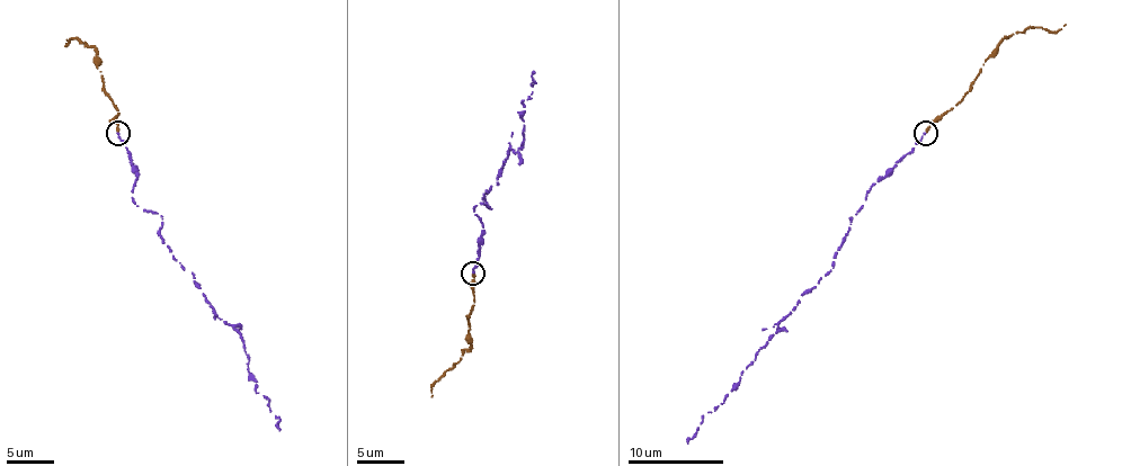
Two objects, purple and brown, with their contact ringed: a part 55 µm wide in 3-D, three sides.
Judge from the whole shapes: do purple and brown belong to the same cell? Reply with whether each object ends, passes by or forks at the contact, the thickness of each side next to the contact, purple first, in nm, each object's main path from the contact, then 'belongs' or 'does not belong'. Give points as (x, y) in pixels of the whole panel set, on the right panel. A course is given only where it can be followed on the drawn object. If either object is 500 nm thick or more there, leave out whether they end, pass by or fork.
purple ends; brown ends; calibres 160 and 200 nm; course purple (925, 133), (914, 150), (875, 182), (849, 218), (833, 267), (800, 294), (723, 402), (709, 411), (687, 442); course brown (927, 132), (953, 108), (1004, 38), (1033, 27), (1058, 30), (1066, 24); belongs

